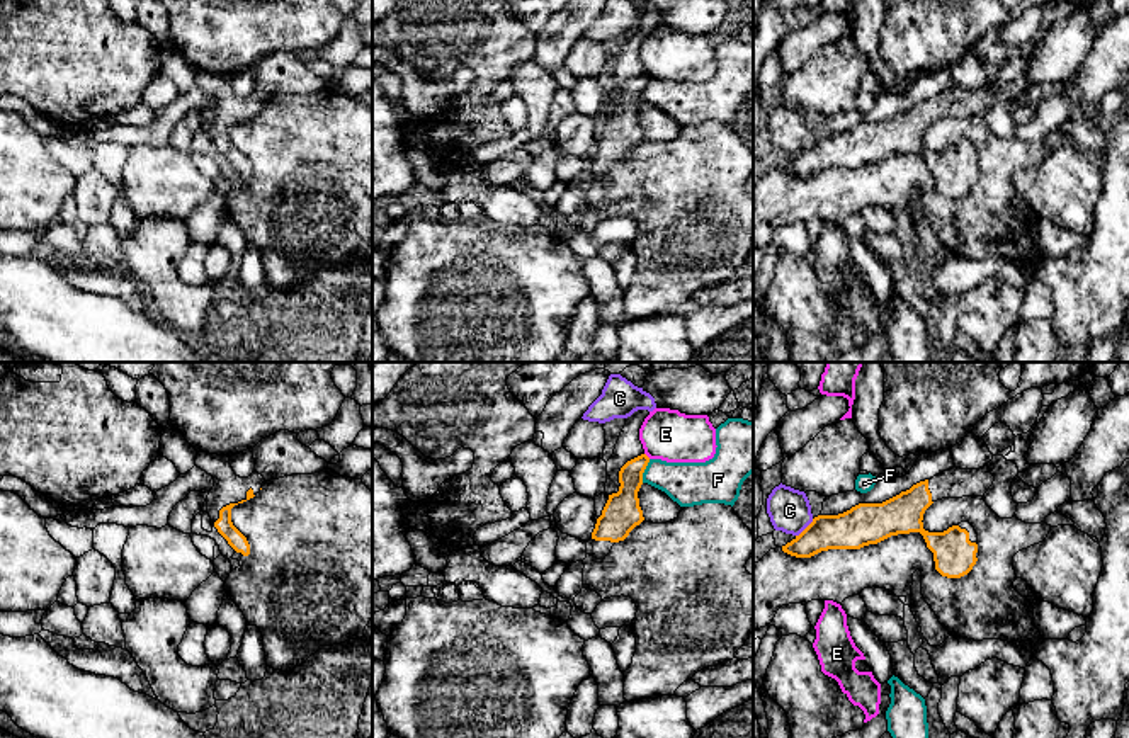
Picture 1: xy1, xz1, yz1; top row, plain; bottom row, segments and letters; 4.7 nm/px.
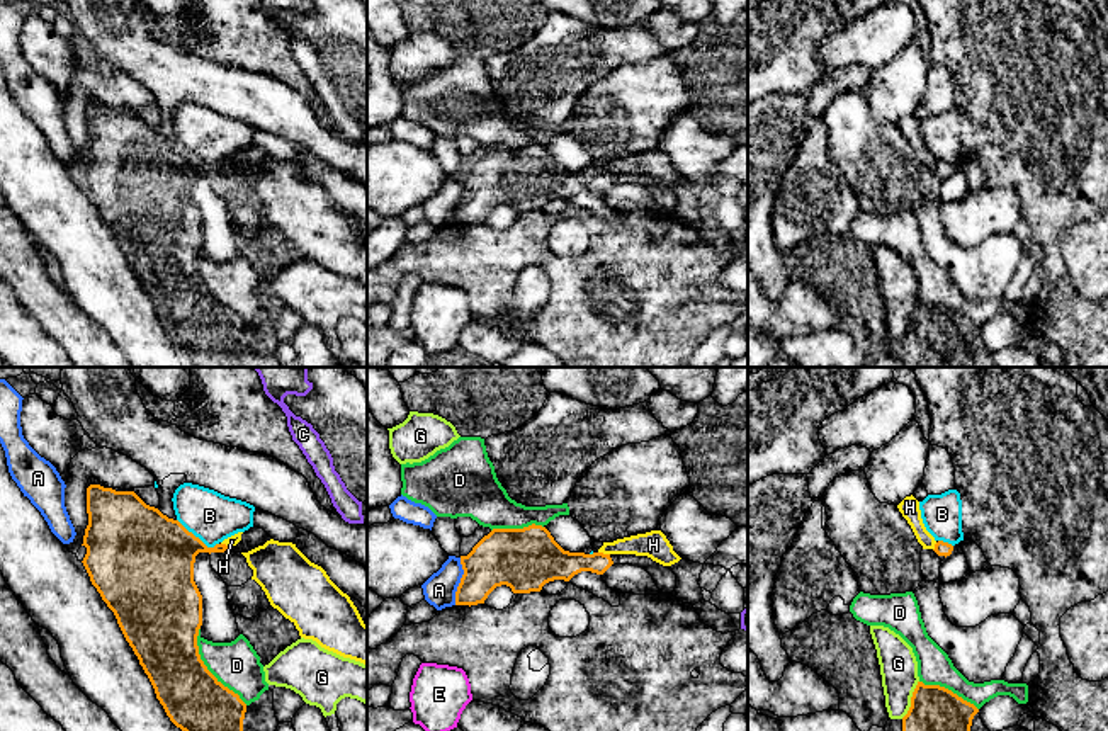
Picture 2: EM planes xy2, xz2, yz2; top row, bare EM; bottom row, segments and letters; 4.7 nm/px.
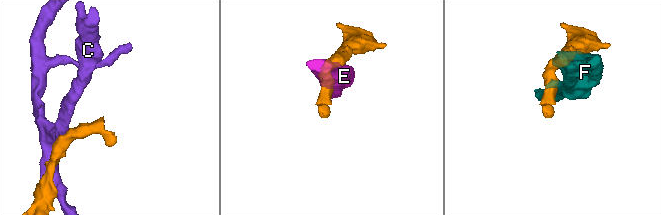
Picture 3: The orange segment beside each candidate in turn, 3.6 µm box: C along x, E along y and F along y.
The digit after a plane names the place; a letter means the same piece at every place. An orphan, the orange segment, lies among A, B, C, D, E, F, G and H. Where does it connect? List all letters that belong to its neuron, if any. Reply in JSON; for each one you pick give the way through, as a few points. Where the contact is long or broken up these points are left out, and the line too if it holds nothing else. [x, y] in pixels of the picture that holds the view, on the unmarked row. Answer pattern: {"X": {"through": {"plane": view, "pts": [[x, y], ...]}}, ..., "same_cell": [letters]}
{"same_cell": []}

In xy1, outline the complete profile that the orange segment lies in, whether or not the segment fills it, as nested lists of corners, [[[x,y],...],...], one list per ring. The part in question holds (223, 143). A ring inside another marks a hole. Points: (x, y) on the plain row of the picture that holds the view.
[[[197,71],[196,85],[214,97],[214,105],[207,114],[207,133],[214,146],[236,172],[248,175],[250,163],[233,145],[231,128],[253,117],[265,104],[264,95],[253,90],[248,97],[240,97],[235,94],[228,75],[209,71]]]

